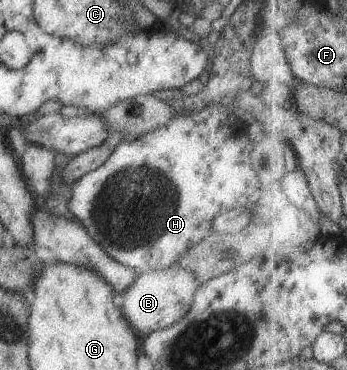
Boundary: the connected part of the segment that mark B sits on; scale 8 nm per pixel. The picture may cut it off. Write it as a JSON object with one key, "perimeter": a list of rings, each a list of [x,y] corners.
{"perimeter":[[[177,265],[162,270],[140,272],[138,278],[119,294],[118,304],[124,316],[137,333],[149,335],[183,319],[192,307],[195,292],[201,285],[189,268]]]}

